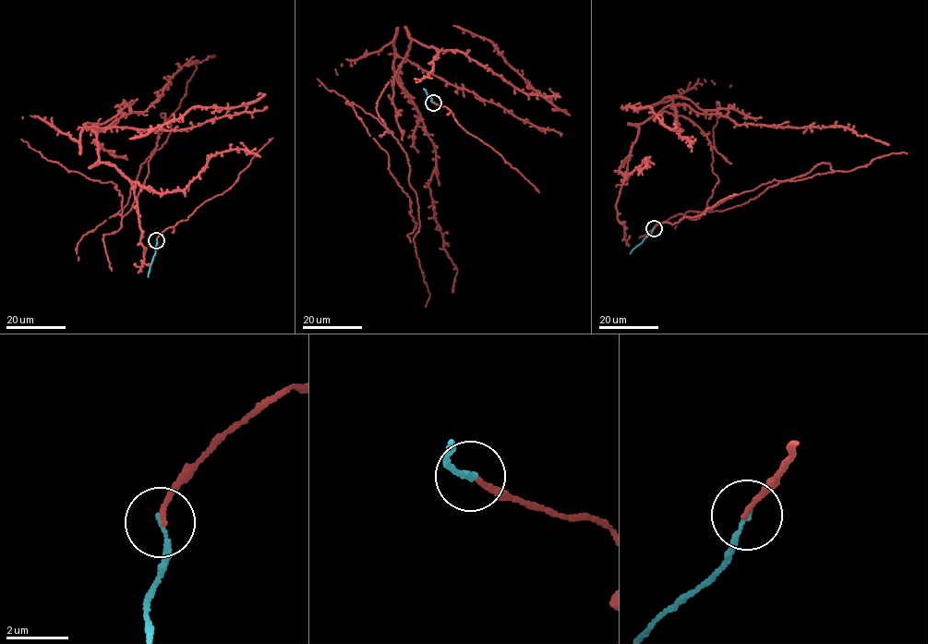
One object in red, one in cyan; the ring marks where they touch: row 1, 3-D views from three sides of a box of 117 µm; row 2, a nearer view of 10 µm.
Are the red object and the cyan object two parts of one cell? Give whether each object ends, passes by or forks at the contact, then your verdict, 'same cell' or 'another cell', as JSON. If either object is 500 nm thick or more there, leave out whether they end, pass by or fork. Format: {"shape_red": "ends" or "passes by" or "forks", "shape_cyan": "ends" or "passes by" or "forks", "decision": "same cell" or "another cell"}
{"shape_red": "ends", "shape_cyan": "ends", "decision": "same cell"}

